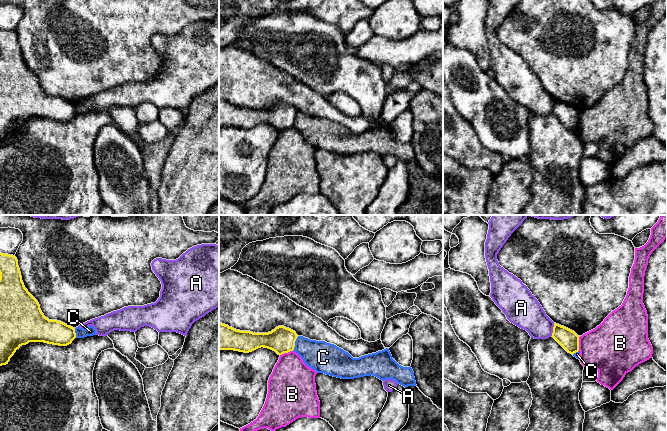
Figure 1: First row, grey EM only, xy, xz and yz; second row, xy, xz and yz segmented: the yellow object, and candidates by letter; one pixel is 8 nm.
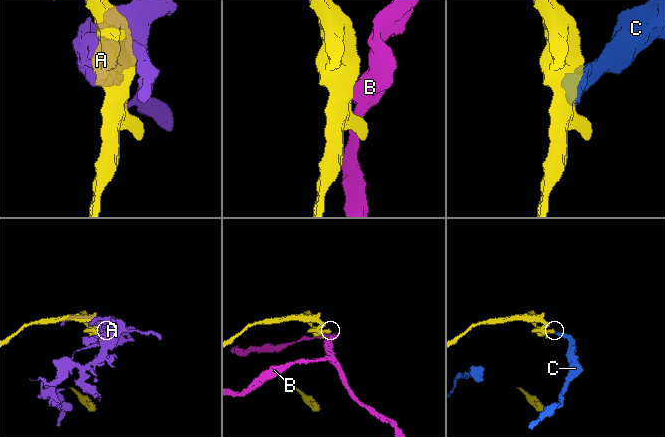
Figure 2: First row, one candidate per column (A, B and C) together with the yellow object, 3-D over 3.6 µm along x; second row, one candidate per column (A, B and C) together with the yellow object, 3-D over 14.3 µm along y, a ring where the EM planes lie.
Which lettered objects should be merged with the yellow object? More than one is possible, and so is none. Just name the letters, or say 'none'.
none

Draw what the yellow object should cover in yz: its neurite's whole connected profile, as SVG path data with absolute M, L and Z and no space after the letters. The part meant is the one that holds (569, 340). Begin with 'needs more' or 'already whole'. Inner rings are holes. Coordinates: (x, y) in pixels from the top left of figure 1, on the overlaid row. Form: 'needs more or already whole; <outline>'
already whole; M554 323L552 337L570 354L579 351L579 337L574 331Z

